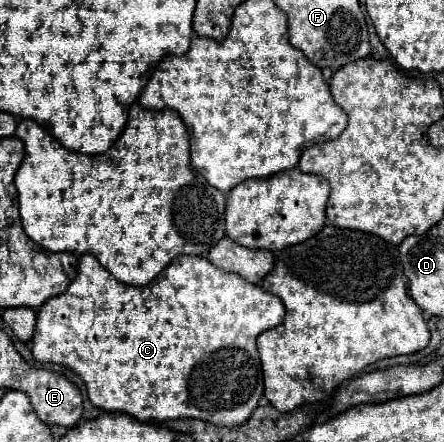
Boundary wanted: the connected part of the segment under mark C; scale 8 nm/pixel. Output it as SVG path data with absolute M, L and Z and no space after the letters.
M82 255L78 259L78 269L74 281L68 285L68 289L56 297L50 297L36 315L36 327L32 337L32 355L40 363L58 363L82 377L88 389L88 399L92 405L104 409L104 411L118 411L132 415L140 421L166 421L166 419L180 419L180 417L192 417L202 421L214 421L216 425L242 425L252 411L258 405L258 399L262 397L262 367L256 351L256 339L262 331L272 329L280 325L284 319L284 305L280 297L264 293L258 285L248 283L236 273L226 273L218 267L214 267L206 257L190 257L180 255L176 257L160 275L156 275L148 285L144 287L126 287L124 283L116 281L92 255Z

